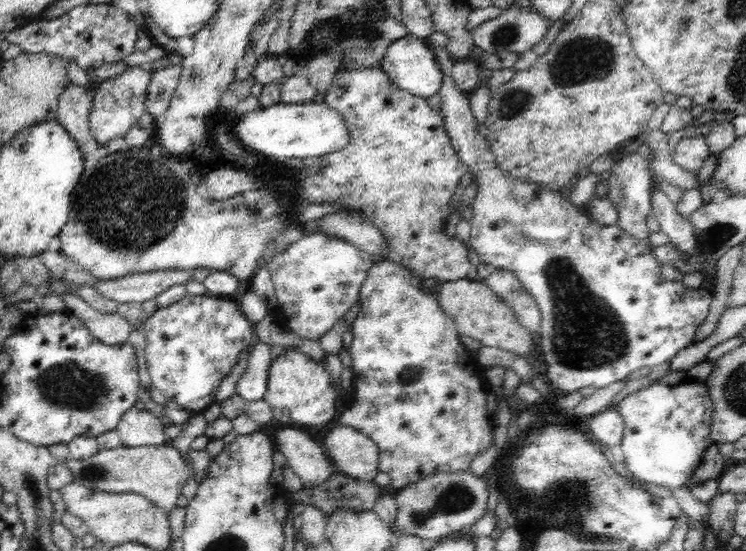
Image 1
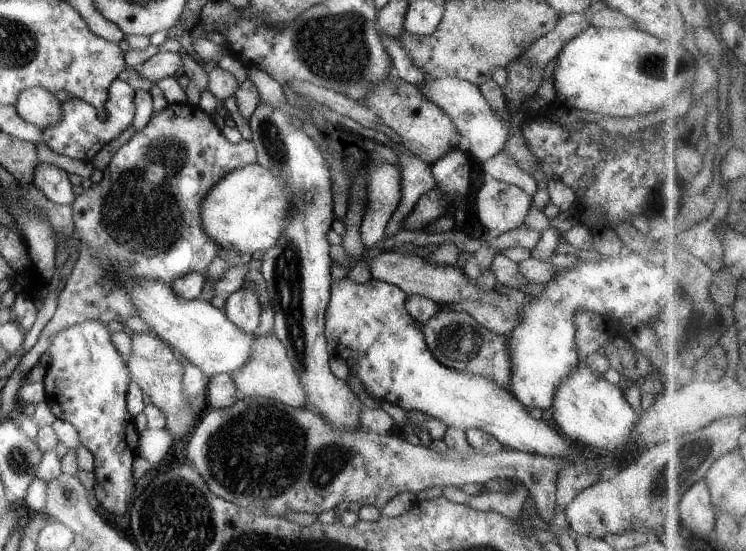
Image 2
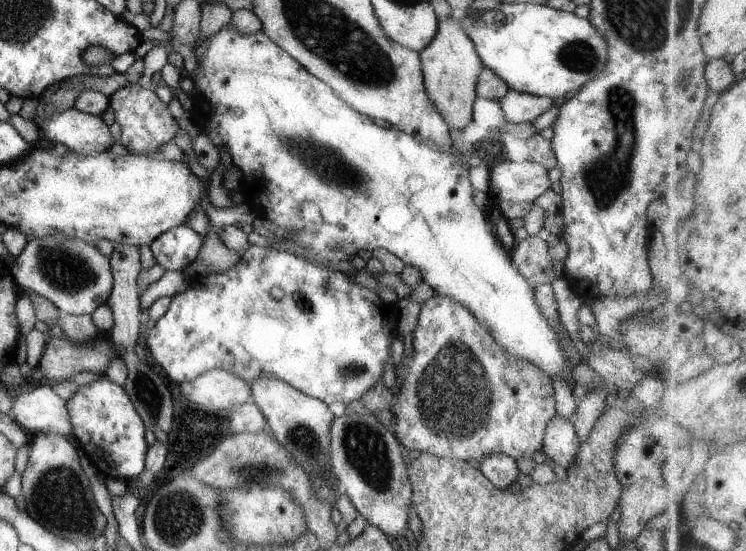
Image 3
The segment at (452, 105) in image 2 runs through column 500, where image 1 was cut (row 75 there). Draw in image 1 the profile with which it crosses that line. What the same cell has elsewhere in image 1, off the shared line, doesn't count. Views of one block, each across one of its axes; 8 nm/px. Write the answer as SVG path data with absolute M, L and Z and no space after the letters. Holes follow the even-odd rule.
M130 67L115 78L100 83L92 92L94 108L90 112L90 132L100 148L112 142L116 136L124 136L132 126L136 126L138 118L145 113L146 94L148 94L146 90L153 74L145 67Z

